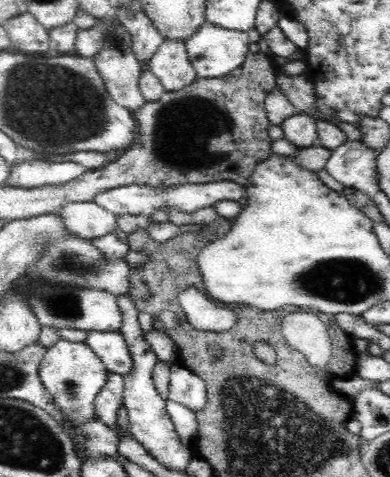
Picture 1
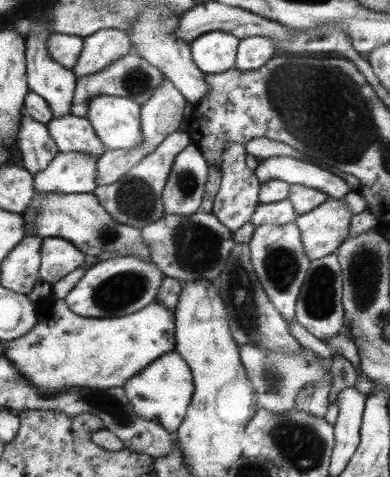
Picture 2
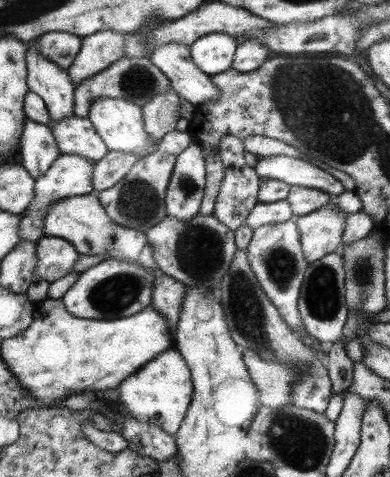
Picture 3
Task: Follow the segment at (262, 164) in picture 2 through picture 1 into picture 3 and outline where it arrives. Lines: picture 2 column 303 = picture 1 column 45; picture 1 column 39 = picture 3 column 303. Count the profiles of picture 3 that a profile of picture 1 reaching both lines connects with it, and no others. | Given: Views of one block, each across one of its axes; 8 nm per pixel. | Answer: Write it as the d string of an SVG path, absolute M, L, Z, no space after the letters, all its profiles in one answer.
M263 156L257 158L255 172L259 180L279 180L289 184L291 188L301 186L307 190L321 190L329 196L339 196L341 192L345 192L343 184L337 178L299 158Z

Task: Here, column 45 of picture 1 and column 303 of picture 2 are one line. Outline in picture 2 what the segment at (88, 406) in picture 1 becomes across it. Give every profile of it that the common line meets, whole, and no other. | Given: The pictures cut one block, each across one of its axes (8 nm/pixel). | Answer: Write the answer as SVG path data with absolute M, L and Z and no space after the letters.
M239 346L239 360L243 362L245 374L251 382L251 388L255 394L255 406L265 408L269 412L293 410L299 390L303 390L307 384L315 384L317 380L323 380L323 378L329 378L329 384L333 380L327 366L323 366L323 360L313 356L311 352L307 352L303 356L287 356L287 354L265 352L255 346Z

